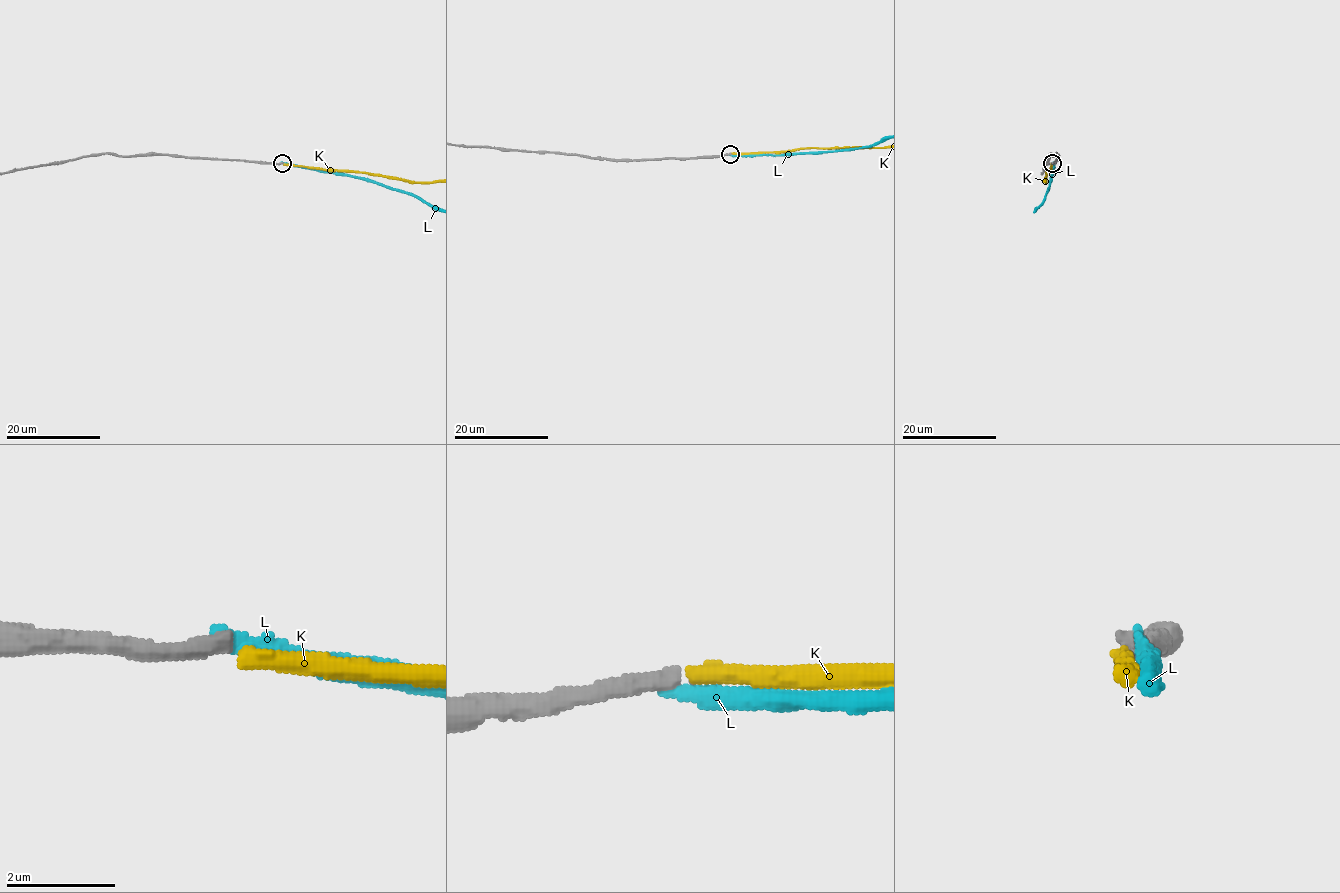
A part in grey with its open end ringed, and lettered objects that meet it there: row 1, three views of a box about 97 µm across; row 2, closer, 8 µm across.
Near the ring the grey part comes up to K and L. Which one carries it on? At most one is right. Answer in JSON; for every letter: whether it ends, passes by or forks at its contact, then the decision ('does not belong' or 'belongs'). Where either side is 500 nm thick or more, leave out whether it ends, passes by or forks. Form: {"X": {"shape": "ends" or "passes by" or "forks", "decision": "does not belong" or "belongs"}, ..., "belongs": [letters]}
{"K": {"shape": "ends", "decision": "does not belong"}, "L": {"shape": "ends", "decision": "does not belong"}, "belongs": []}

